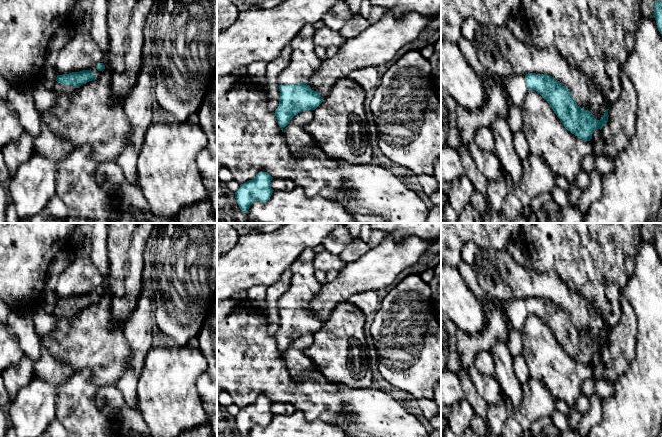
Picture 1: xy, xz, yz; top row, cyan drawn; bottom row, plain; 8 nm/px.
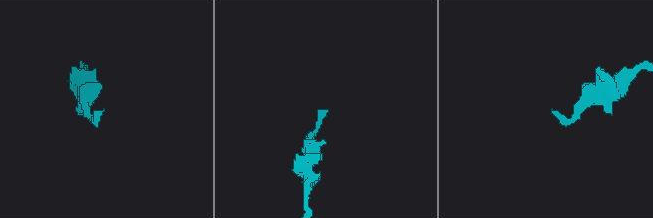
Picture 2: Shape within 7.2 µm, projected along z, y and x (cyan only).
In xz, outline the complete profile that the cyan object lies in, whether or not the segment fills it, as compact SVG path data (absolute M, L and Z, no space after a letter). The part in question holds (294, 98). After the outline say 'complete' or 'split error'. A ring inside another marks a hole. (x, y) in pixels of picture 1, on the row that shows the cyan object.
M306 24L289 43L292 54L288 67L278 77L280 98L274 113L282 132L295 115L305 110L315 110L324 99L303 82L322 63L315 54L315 32L312 24Z | split error

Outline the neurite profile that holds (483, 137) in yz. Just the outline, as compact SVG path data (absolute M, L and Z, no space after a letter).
M479 127L474 133L473 140L481 150L495 152L495 141L490 127Z

